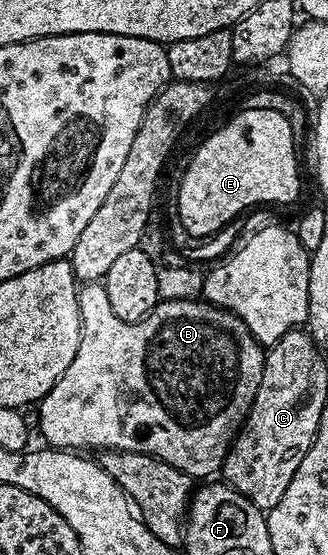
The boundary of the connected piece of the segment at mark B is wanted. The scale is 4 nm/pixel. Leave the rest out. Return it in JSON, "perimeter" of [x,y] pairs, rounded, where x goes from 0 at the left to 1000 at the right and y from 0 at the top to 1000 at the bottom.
{"perimeter":[[[268,510],[241,523],[244,532],[244,616],[226,649],[213,661],[165,690],[149,708],[116,724],[122,737],[122,780],[137,787],[149,804],[210,813],[256,813],[271,802],[290,813],[363,813],[372,816],[442,816],[460,823],[479,823],[488,831],[518,834],[518,841],[543,841],[567,856],[591,863],[634,863],[668,854],[683,841],[683,822],[707,804],[707,791],[732,777],[744,755],[753,751],[762,733],[780,717],[787,697],[799,690],[799,668],[811,641],[808,623],[780,613],[738,582],[732,571],[720,571],[695,557],[668,557],[662,550],[619,539],[585,541],[579,537],[543,537],[530,541],[485,541],[457,562],[427,578],[384,582],[348,568],[335,555],[335,539],[323,539],[323,524],[314,512]]]}

